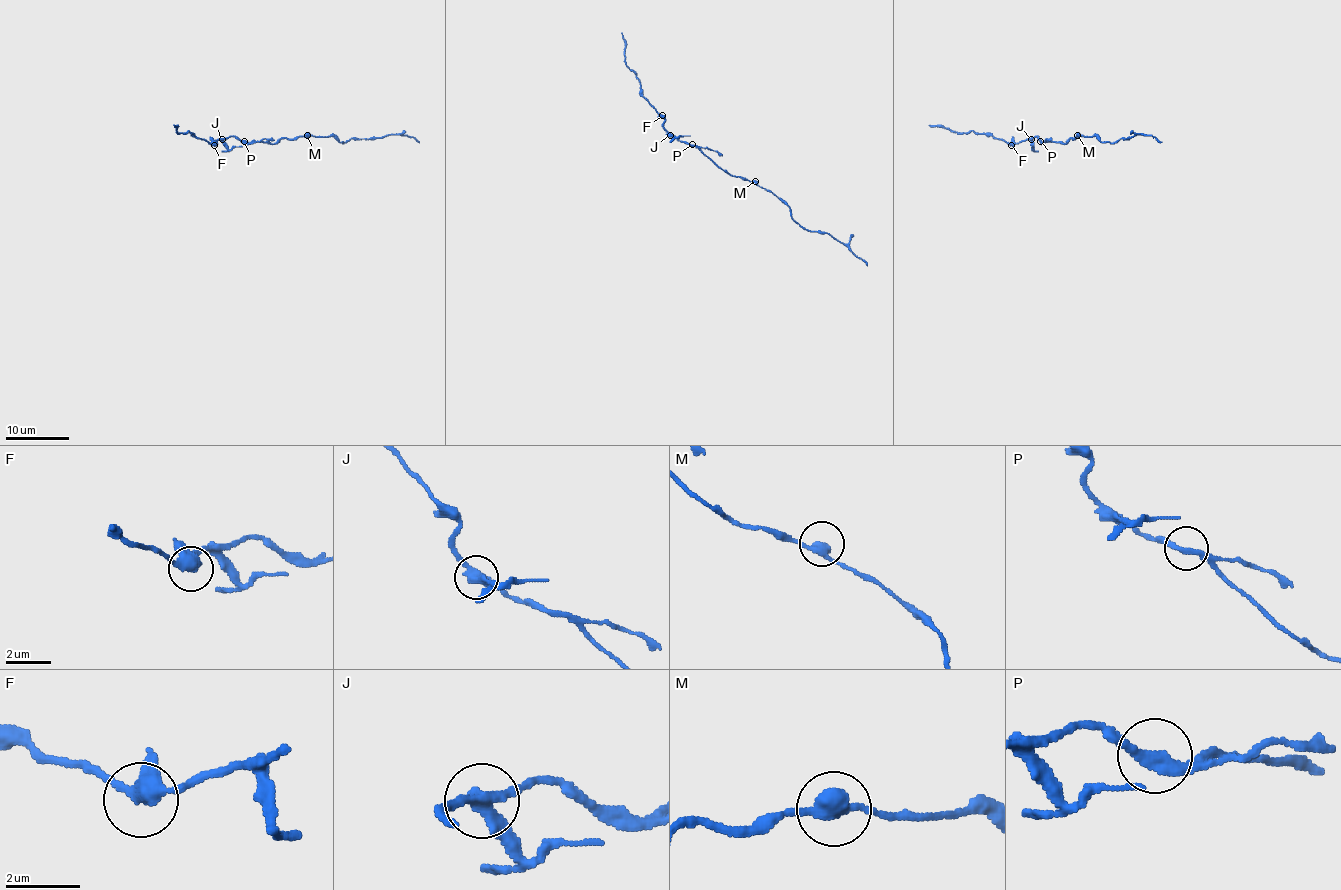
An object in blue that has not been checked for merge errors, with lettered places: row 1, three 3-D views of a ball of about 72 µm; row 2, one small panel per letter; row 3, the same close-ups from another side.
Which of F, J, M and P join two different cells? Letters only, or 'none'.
J, P

